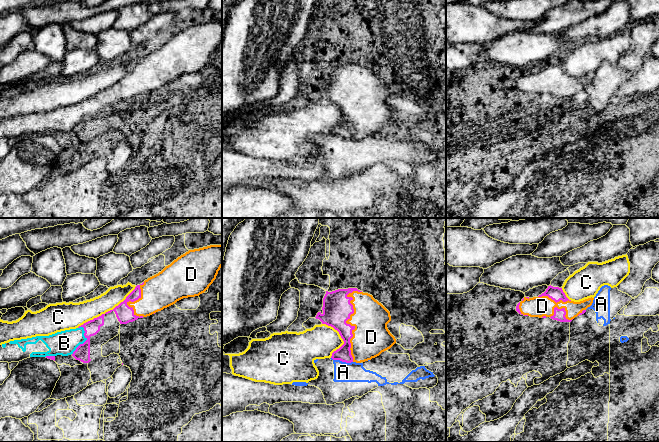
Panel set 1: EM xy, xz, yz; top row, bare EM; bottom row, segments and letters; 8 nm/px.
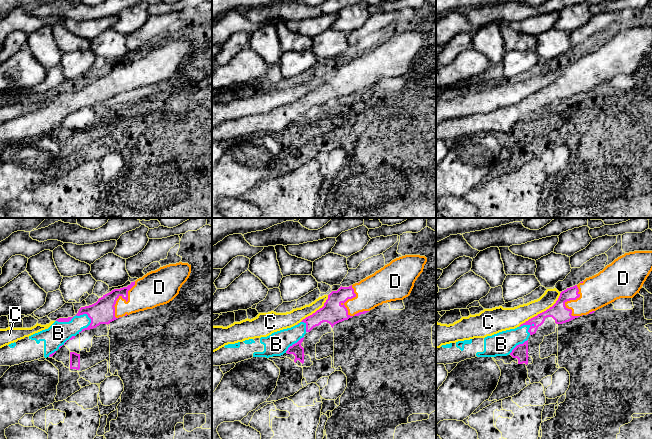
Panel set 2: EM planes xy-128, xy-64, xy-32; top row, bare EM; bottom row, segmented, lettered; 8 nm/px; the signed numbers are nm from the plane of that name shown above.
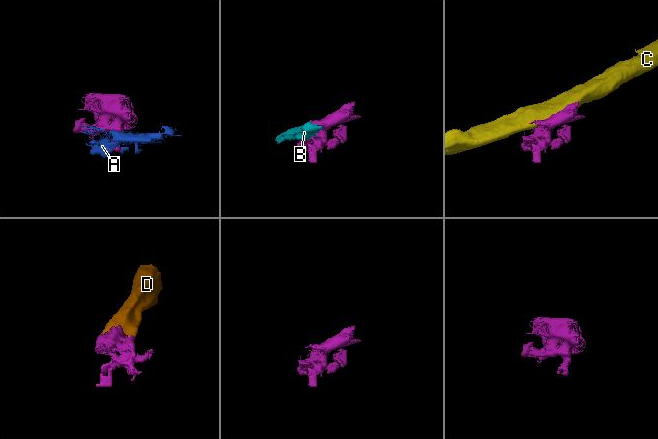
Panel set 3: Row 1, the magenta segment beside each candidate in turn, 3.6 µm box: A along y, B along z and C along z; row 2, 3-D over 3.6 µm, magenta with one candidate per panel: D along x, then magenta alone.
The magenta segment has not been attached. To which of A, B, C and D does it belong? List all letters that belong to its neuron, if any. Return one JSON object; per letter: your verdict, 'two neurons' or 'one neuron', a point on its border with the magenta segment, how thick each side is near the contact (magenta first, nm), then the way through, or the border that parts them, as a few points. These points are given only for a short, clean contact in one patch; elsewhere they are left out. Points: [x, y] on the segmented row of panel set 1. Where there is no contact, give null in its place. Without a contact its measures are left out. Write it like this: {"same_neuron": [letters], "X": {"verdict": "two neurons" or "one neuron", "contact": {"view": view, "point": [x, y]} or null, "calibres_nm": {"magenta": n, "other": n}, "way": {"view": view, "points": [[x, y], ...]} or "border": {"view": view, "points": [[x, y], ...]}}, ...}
{"same_neuron": ["B", "D"], "A": {"verdict": "two neurons", "contact": {"view": "xz", "point": [342, 361]}, "calibres_nm": {"magenta": 120, "other": 160}}, "B": {"verdict": "one neuron", "contact": {"view": "xy", "point": [85, 341]}, "calibres_nm": {"magenta": 130, "other": 200}}, "C": {"verdict": "two neurons", "contact": {"view": "xy", "point": [108, 311]}, "calibres_nm": {"magenta": 140, "other": 180}}, "D": {"verdict": "one neuron", "contact": {"view": "xz", "point": [348, 324]}, "calibres_nm": {"magenta": 220, "other": 300}}}

